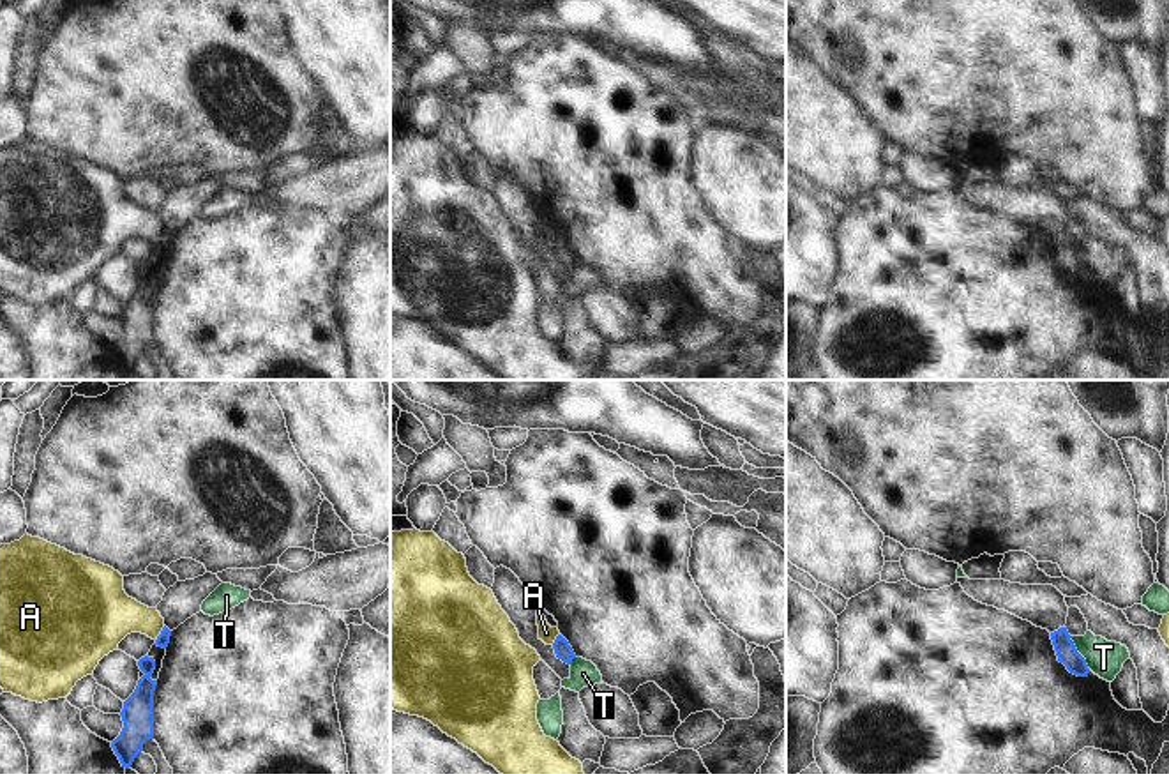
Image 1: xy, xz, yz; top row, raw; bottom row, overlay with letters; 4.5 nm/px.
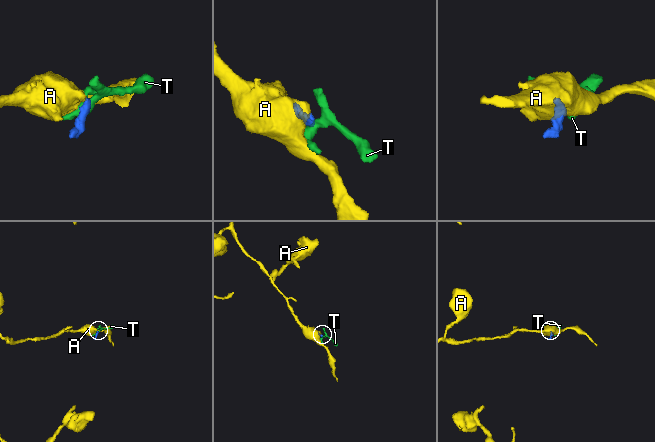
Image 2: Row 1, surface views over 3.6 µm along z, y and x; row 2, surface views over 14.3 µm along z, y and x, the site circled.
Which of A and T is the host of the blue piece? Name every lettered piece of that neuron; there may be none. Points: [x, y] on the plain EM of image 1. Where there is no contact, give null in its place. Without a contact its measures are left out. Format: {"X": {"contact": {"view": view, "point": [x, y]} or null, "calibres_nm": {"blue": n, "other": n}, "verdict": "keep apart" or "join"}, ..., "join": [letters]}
{"A": {"contact": {"view": "xy", "point": [161, 237]}, "calibres_nm": {"blue": 60, "other": 240}, "verdict": "keep apart"}, "T": {"contact": {"view": "yz", "point": [1078, 257]}, "calibres_nm": {"blue": 90, "other": 160}, "verdict": "keep apart"}, "join": []}

